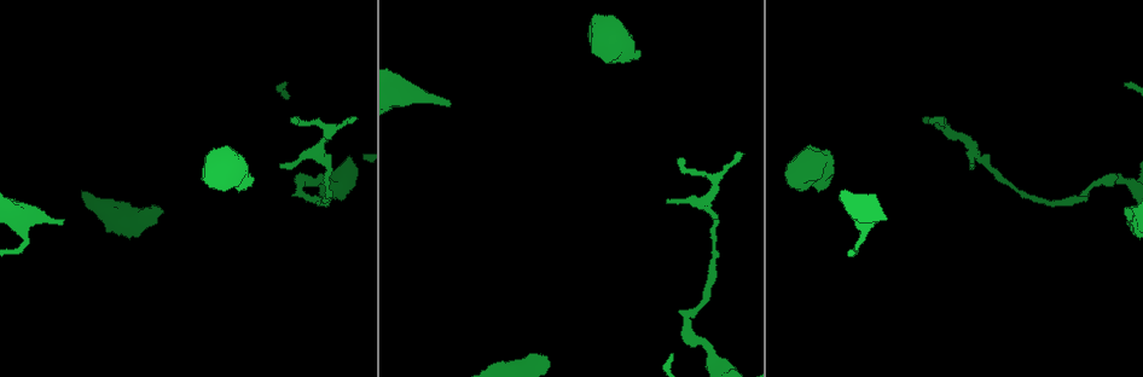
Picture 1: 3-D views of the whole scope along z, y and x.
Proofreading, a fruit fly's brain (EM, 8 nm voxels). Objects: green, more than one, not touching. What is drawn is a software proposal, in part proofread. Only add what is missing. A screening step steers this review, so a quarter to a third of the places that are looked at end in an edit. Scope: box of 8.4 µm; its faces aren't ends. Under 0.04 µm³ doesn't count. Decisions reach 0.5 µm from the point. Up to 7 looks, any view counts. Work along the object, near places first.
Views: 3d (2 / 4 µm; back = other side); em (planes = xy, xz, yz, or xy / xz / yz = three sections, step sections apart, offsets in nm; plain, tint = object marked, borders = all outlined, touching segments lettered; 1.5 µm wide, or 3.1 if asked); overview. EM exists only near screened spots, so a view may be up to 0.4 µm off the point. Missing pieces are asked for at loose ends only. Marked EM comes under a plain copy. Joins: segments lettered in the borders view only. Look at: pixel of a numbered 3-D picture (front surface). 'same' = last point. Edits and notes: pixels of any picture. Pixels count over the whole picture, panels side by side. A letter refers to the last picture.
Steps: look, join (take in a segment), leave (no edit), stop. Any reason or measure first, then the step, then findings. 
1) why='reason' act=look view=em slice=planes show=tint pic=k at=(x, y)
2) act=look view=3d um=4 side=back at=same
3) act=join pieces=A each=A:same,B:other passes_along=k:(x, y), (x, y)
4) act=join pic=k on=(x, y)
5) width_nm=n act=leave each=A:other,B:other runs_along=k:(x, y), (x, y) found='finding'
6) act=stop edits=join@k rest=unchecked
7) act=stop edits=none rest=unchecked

why='an open end' act=look view=em slice=planes show=borders pic=1 at=(450, 104)

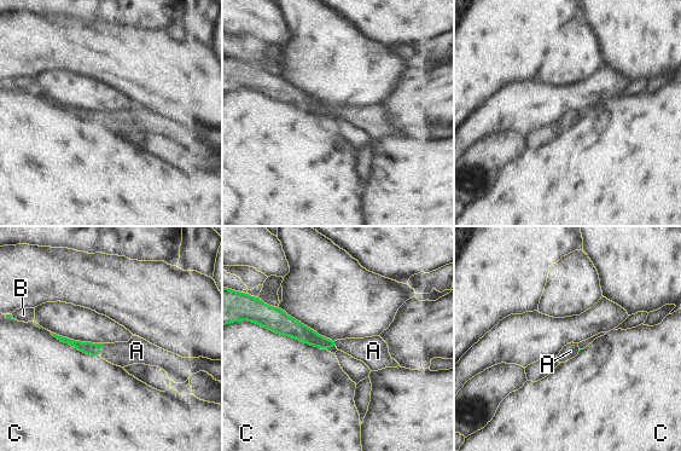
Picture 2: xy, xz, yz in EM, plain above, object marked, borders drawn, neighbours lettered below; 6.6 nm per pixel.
act=join pieces=A each=A:same,B:other,C:other passes_along=2:(91, 348), (99, 350), (137, 351) found='it goes on there'

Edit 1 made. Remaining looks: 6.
why='thick end' act=look view=em slice=planes show=borders pic=1 at=(252, 181)

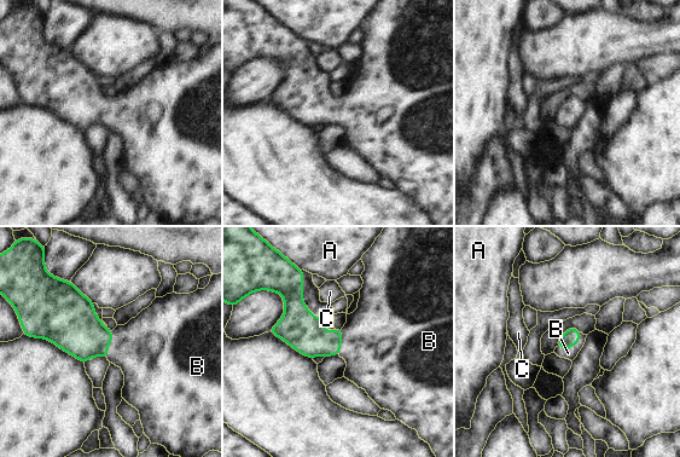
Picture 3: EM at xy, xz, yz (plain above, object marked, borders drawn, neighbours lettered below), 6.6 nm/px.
act=join pieces=B each=A:other,B:same,C:other passes_along=3:(570, 337), (571, 347), (568, 353) found='the neuron continues'

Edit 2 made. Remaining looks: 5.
why='see it whole again' act=look view=overview

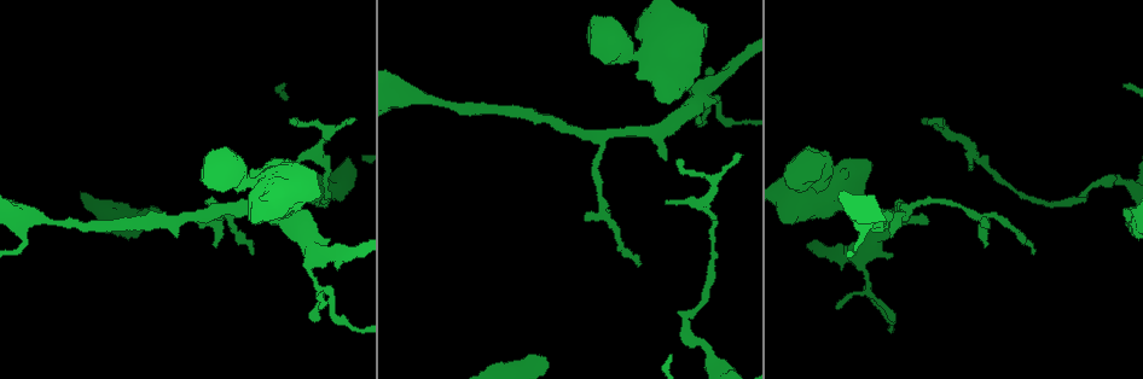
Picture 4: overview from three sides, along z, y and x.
why='tapers out' act=look view=3d um=2 pic=4 at=(666, 199)

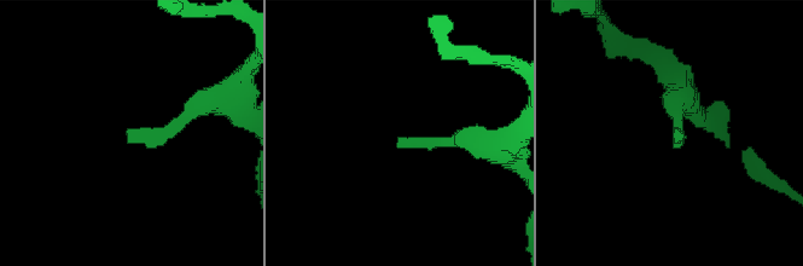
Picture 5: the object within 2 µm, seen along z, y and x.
why='now the EM' act=look view=em slice=planes show=borders pic=5 at=(398, 140)

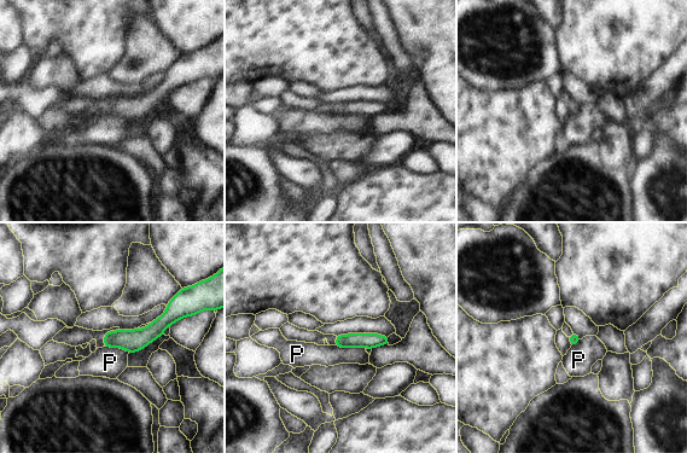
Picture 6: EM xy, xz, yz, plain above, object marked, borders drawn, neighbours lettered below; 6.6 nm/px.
width_nm=70 longest_contact=P:200nm act=leave each=P:other found='no lettered segment goes on from it'

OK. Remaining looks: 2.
act=stop edits=join@2,join@3 rest=unchecked

